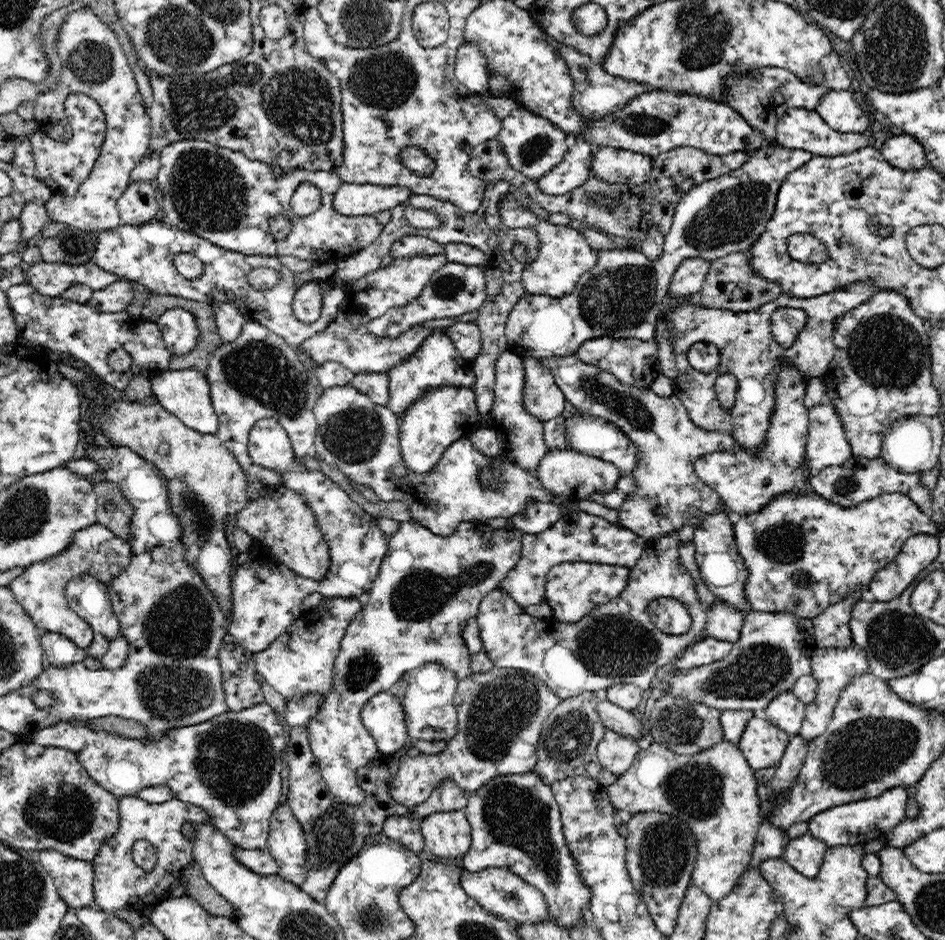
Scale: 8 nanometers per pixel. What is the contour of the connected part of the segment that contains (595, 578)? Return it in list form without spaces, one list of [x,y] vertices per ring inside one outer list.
[[[562,562],[552,566],[546,574],[545,611],[554,619],[565,623],[577,623],[590,615],[596,607],[618,598],[627,587],[630,572],[622,566],[598,564],[598,562]]]

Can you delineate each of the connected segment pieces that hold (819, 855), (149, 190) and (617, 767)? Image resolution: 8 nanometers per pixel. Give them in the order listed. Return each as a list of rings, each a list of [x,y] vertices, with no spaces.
[[[807,832],[799,838],[790,840],[784,850],[783,858],[792,868],[796,869],[796,872],[800,872],[800,875],[814,880],[820,873],[828,848],[824,842]]]
[[[150,181],[129,183],[117,202],[121,222],[134,226],[154,219],[158,210],[160,198]]]
[[[607,729],[597,746],[597,759],[601,768],[620,776],[632,766],[639,753],[641,742],[634,737],[622,736],[618,732]]]

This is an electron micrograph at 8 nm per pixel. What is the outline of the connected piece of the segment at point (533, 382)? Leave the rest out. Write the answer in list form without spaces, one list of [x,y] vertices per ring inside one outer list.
[[[522,357],[525,372],[524,408],[543,424],[548,420],[562,419],[564,393],[554,376],[540,359]]]

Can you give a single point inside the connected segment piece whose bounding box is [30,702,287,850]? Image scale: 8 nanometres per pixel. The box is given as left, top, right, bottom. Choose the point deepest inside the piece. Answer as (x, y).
(230, 766)

